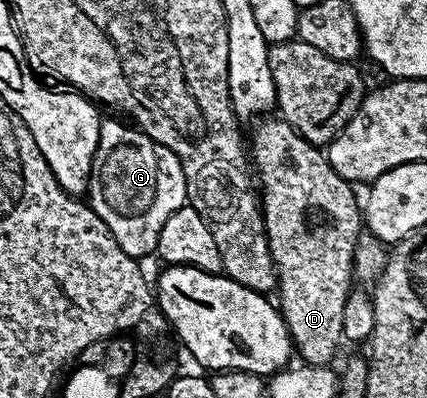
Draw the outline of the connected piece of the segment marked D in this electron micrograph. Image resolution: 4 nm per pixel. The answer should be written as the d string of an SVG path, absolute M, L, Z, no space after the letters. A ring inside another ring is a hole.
M275 119L275 121L263 120L258 130L254 133L254 149L252 145L252 165L256 170L257 180L260 182L260 205L263 218L266 222L266 238L268 239L268 247L270 254L274 260L274 271L278 274L278 288L276 297L282 300L280 302L280 312L286 322L287 330L290 332L290 338L293 341L293 348L296 350L297 356L301 358L307 365L312 366L329 366L330 362L340 343L343 342L343 316L344 303L347 302L347 295L351 293L354 284L354 257L355 247L358 246L359 235L364 227L364 217L362 207L358 198L353 191L355 189L351 182L343 179L338 175L335 169L326 159L325 152L316 145L308 143L308 139L304 139L287 121Z

